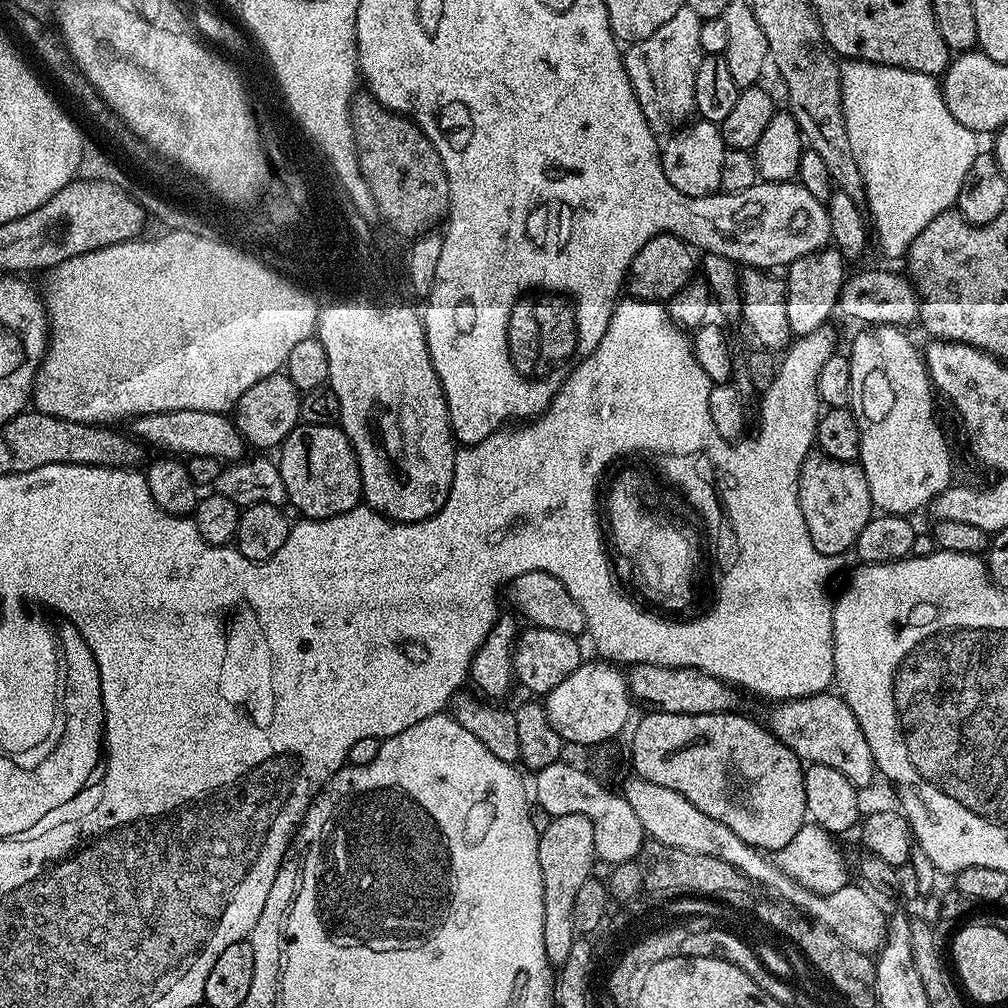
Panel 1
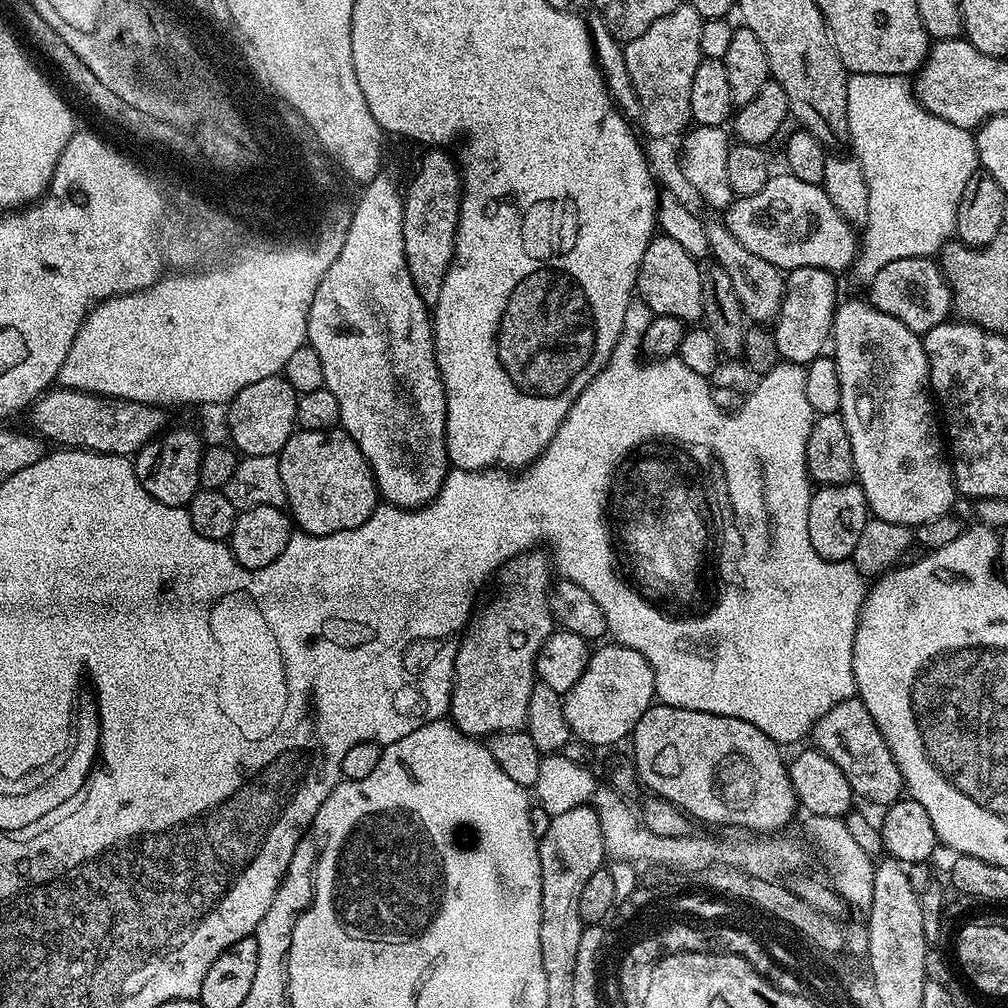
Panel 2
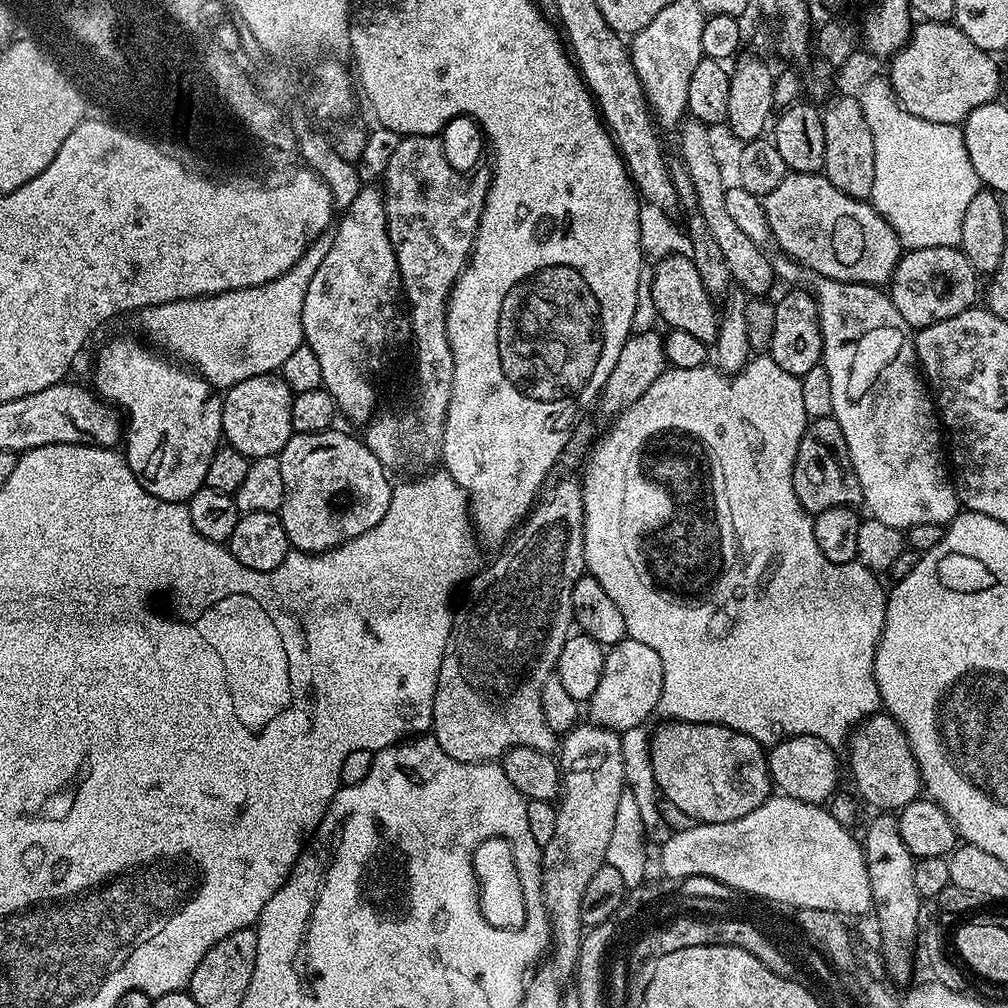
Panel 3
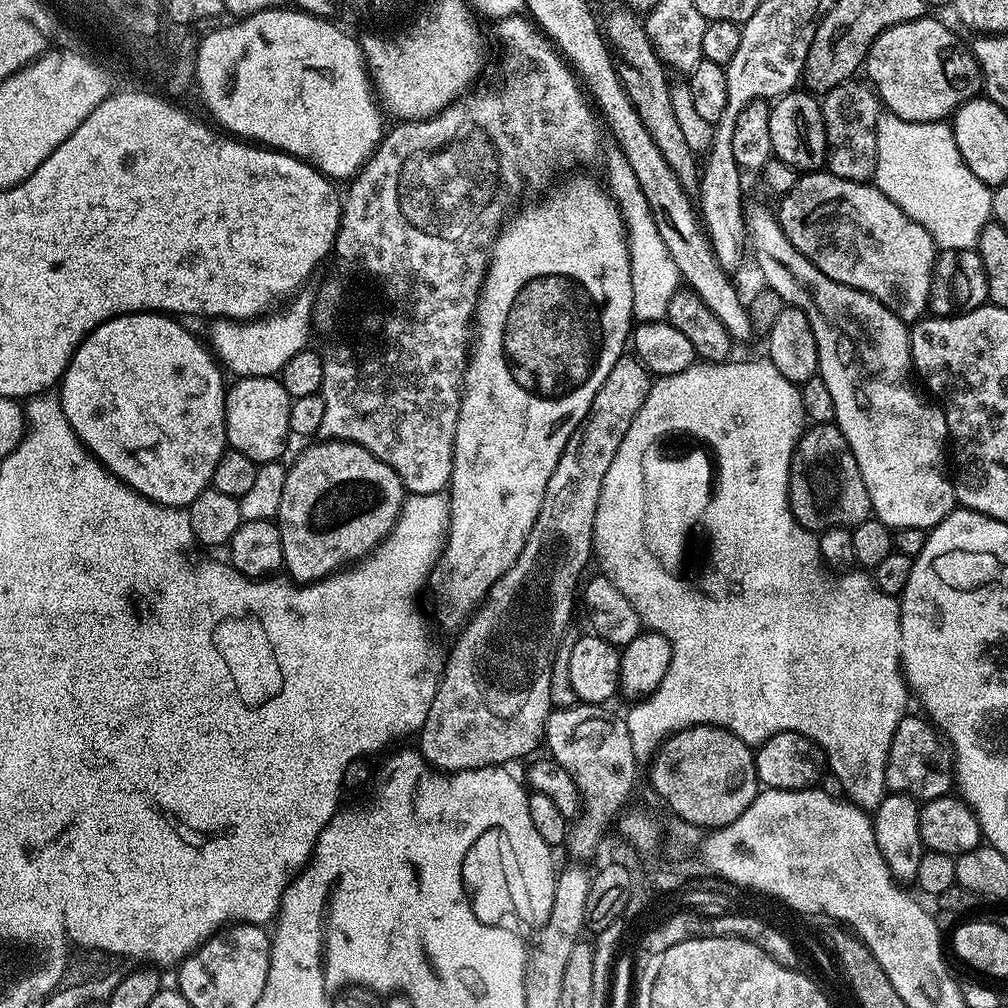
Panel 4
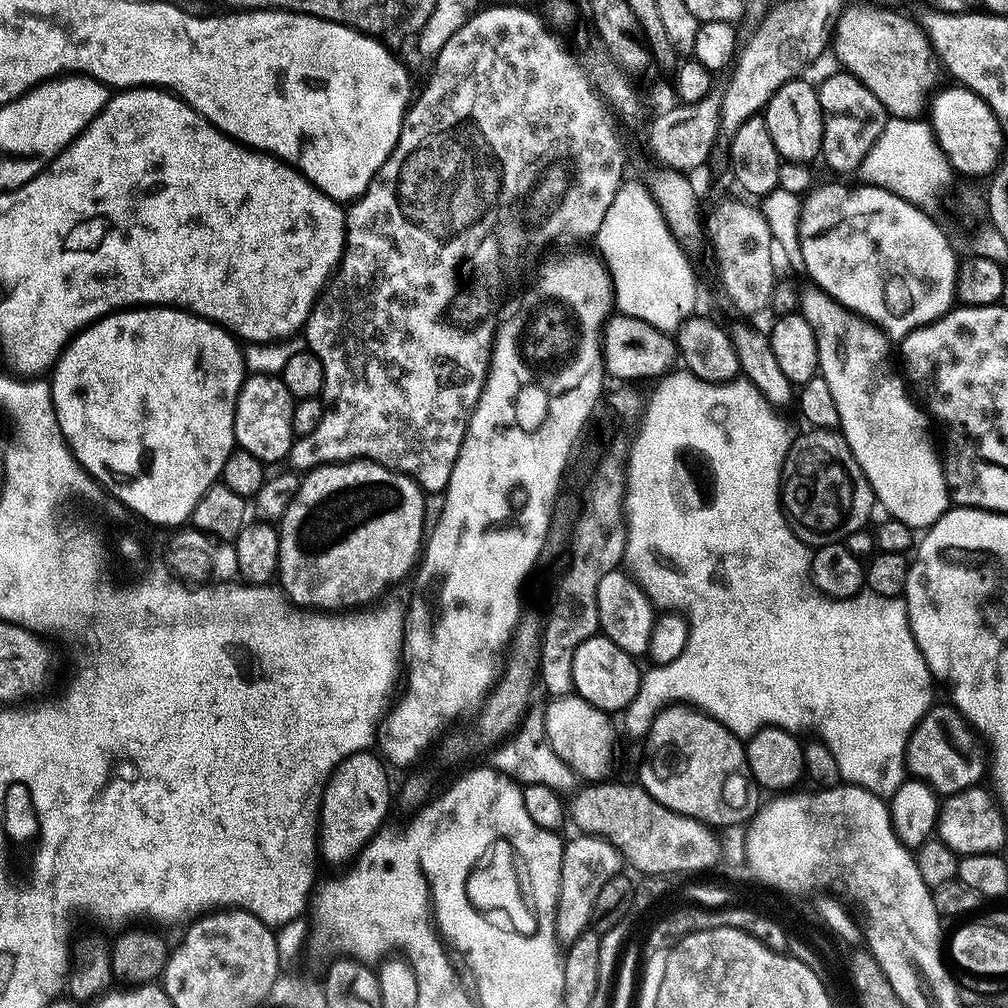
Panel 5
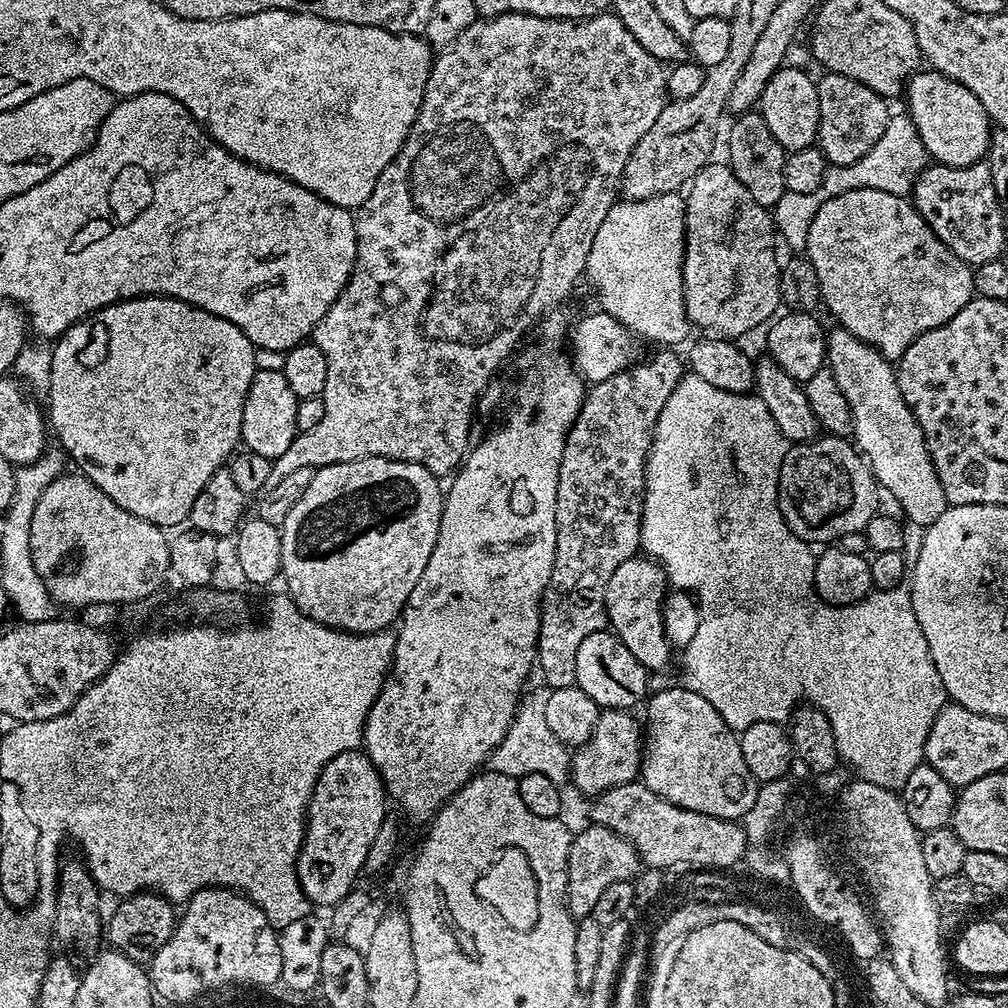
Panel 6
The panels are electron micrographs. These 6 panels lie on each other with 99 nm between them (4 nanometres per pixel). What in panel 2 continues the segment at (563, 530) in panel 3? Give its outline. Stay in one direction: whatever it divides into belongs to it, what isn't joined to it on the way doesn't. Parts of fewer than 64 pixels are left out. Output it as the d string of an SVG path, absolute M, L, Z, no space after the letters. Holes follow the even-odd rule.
M527 555L507 560L491 581L492 593L488 601L472 613L454 658L452 679L452 707L450 719L456 728L469 738L487 738L500 732L523 729L528 722L528 707L536 678L536 659L554 630L552 618L552 590L554 587L554 564L551 559L528 560Z

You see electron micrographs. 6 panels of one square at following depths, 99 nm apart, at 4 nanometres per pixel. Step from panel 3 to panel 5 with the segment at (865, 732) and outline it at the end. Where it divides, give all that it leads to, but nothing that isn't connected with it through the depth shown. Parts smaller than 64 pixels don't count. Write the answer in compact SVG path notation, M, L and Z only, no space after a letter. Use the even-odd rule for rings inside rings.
M933 703L927 714L910 734L904 751L907 771L917 780L923 780L941 797L952 796L967 788L975 788L986 776L986 752L971 724L956 711L951 703Z

